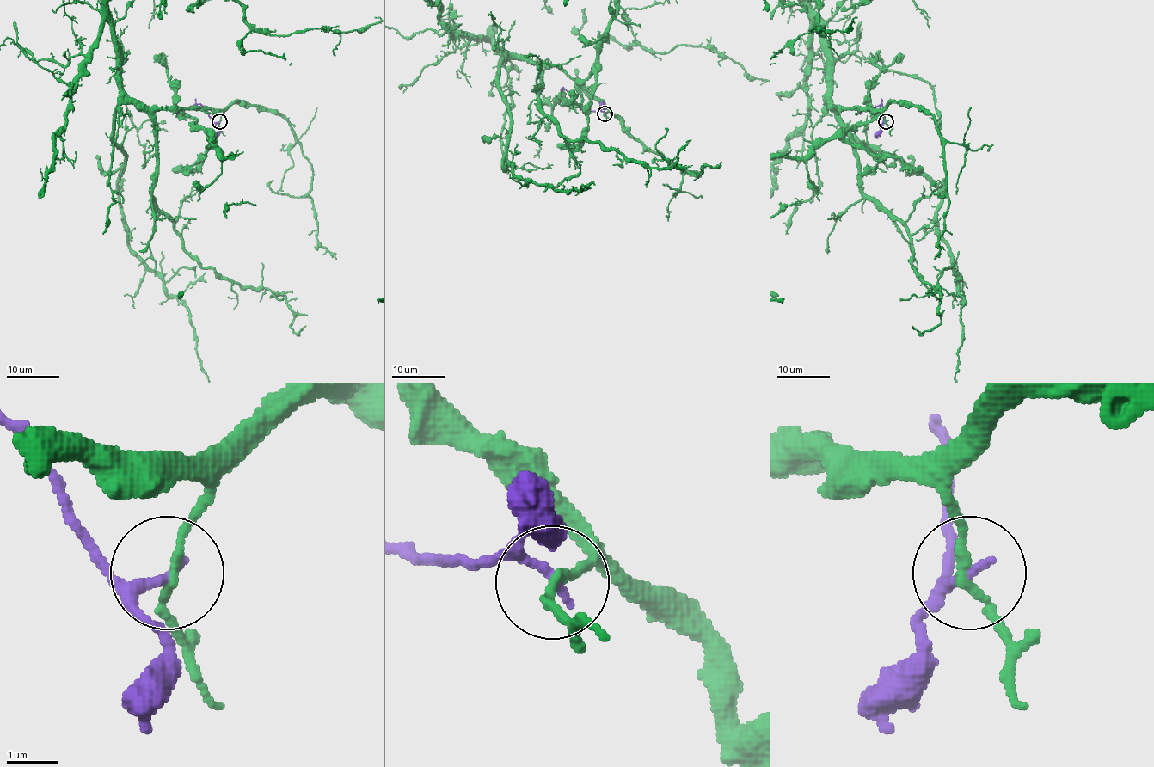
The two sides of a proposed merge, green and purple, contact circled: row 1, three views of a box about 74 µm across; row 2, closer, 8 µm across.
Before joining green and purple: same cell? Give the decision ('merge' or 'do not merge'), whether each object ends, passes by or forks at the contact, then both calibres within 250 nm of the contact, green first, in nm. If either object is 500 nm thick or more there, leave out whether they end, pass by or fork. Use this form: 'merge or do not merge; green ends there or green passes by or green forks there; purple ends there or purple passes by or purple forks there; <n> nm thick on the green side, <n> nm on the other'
do not merge; green passes by; purple ends there; 160 nm thick on the green side, 200 nm on the other

